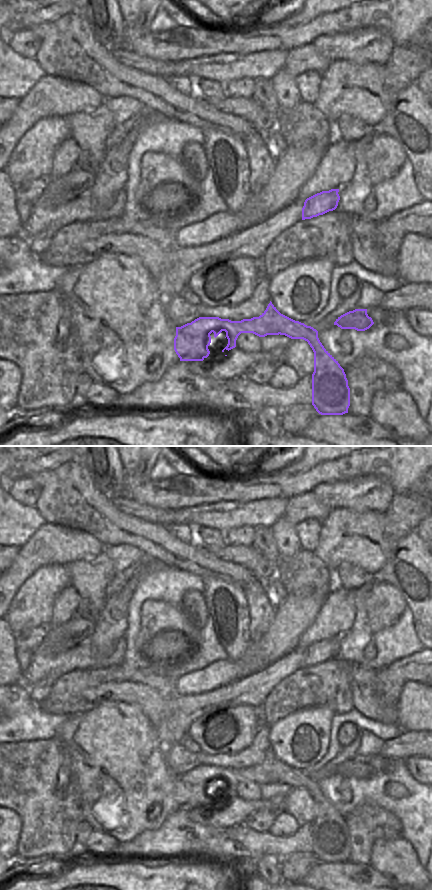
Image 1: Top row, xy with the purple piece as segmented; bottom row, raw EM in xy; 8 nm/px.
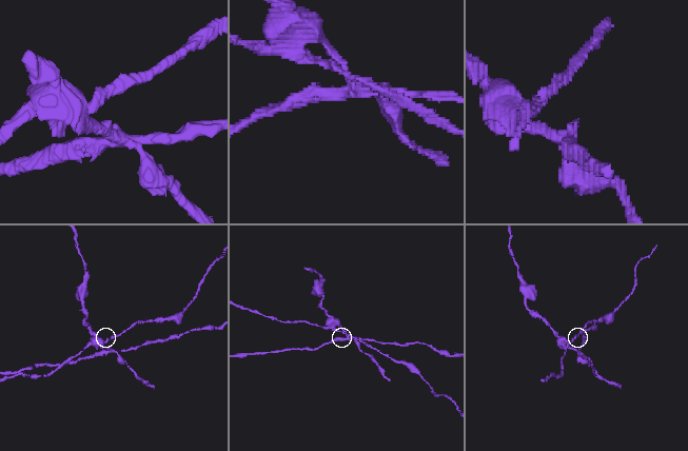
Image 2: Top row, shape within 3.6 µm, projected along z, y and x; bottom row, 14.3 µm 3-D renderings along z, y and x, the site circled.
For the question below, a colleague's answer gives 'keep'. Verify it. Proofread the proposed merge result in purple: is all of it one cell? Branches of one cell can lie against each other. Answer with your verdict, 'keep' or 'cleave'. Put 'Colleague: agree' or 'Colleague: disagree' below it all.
cleave
Colleague: disagree

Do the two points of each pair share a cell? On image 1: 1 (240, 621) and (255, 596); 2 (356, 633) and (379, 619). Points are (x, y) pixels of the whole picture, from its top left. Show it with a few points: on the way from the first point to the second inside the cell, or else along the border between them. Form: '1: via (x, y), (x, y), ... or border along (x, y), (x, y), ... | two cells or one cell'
1: border along (242, 587), (249, 618), (248, 633) | two cells
2: border along (363, 602), (367, 623), (373, 630), (392, 625) | two cells

